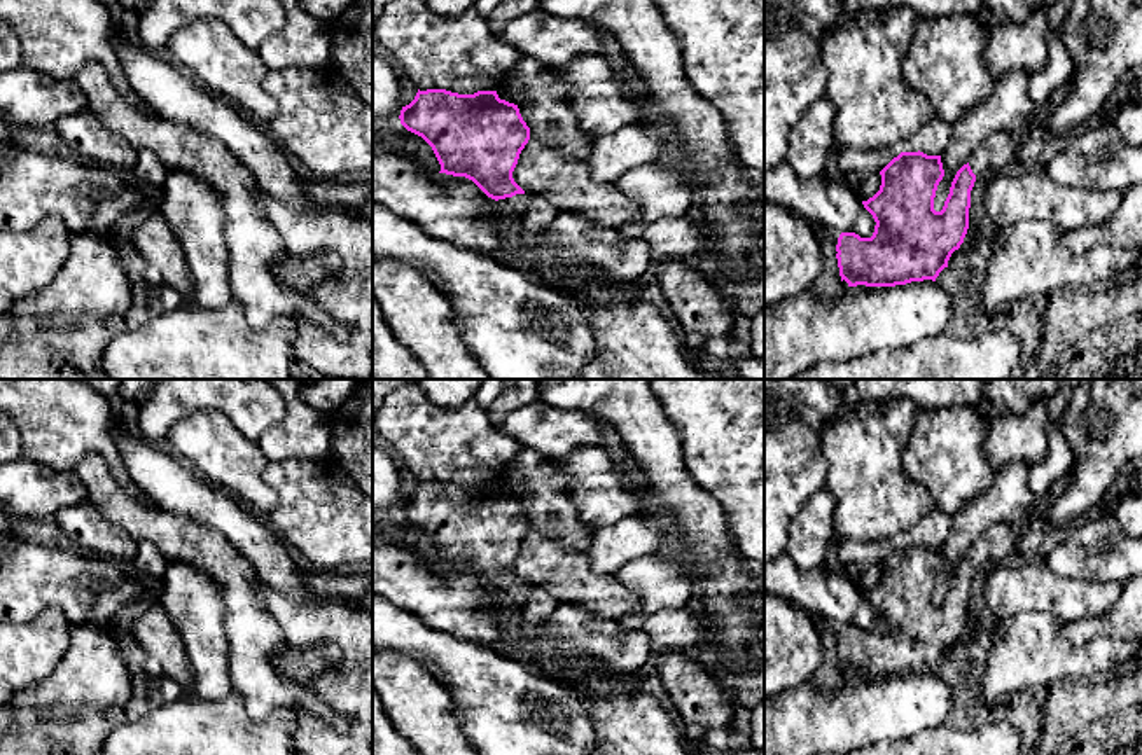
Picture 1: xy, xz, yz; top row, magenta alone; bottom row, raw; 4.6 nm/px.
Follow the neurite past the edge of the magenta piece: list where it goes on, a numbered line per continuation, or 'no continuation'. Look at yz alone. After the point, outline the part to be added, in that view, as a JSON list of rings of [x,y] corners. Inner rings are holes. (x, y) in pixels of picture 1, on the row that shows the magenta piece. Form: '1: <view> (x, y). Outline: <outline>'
1: yz (994, 156). Outline: [[[1032,119],[1018,133],[993,133],[969,159],[976,178],[1011,170],[1014,149],[1028,136]]]

